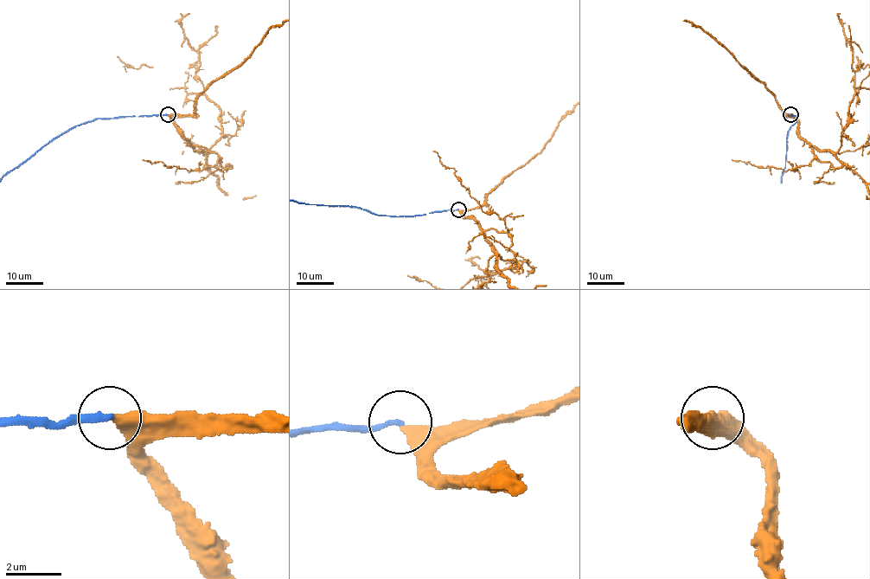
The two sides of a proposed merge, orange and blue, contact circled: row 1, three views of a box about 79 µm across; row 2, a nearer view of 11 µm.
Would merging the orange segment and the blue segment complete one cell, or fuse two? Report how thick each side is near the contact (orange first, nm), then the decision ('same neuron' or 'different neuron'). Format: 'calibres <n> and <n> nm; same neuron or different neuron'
calibres 420 and 200 nm; same neuron

